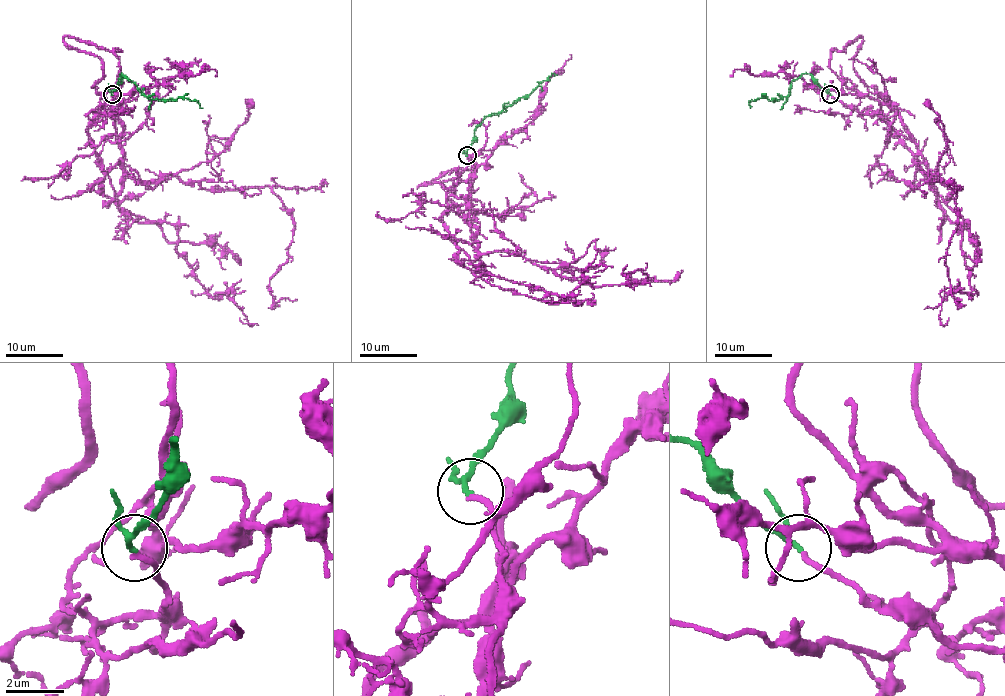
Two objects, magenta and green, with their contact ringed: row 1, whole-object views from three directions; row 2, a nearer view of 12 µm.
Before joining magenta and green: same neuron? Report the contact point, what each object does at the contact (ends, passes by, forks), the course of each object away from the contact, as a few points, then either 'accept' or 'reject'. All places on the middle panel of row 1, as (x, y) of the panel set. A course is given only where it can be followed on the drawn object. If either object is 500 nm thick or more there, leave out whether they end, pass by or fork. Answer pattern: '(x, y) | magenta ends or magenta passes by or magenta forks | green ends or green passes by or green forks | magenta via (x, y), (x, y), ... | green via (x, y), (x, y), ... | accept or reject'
(467, 155) | magenta ends | green passes by | magenta via (467, 156), (470, 223), (480, 253), (510, 252), (594, 286), (648, 282), (640, 269), (624, 274), (651, 286) | green via (467, 154), (475, 127), (487, 116), (497, 114), (505, 106), (525, 97), (553, 73), (557, 74) | accept

